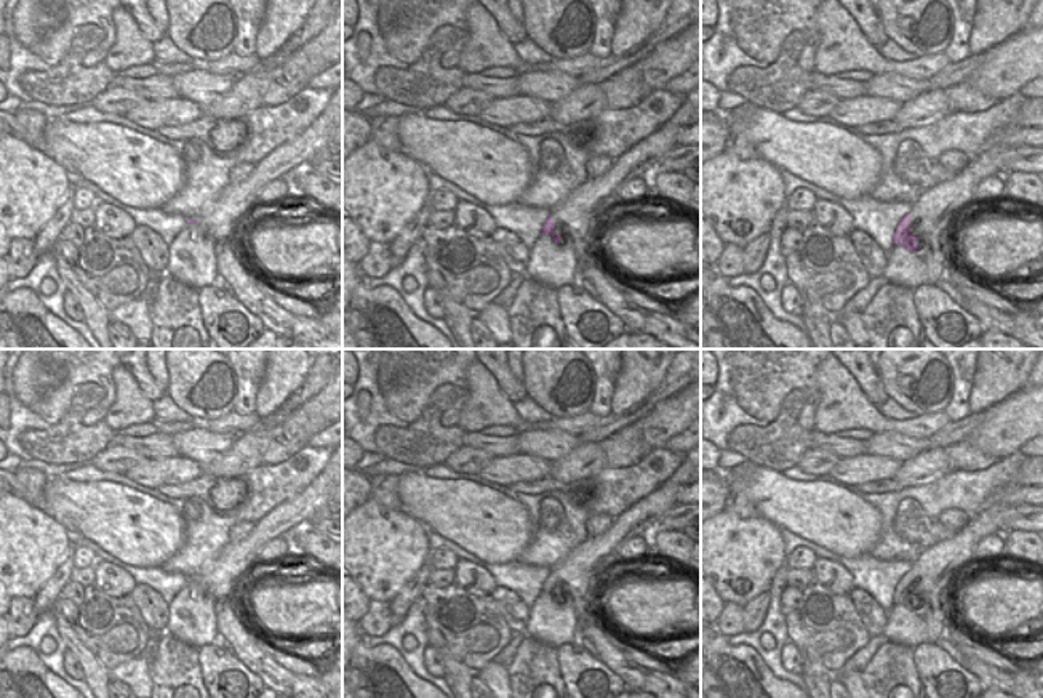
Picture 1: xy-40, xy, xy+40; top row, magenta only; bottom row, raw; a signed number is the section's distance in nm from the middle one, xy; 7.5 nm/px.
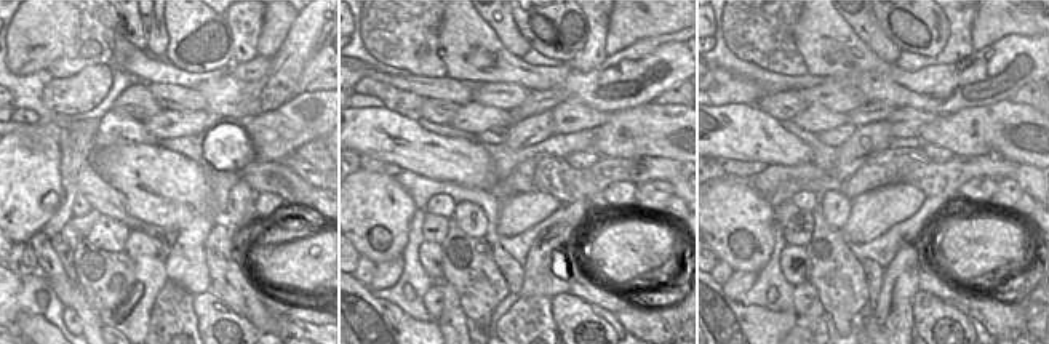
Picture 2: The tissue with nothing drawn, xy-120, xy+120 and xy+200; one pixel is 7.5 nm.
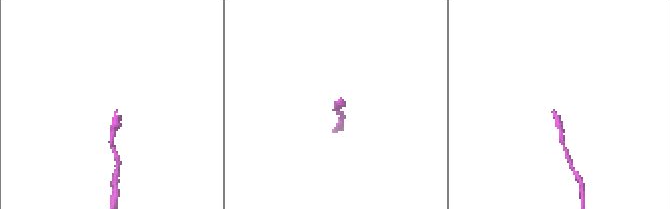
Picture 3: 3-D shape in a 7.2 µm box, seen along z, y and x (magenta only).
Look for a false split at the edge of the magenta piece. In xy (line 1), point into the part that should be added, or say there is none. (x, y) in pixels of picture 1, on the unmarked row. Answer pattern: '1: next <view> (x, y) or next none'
1: next xy (576, 575)

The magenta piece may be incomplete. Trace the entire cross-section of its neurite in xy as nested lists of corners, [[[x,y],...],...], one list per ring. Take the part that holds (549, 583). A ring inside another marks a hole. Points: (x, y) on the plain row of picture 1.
[[[701,442],[685,455],[680,467],[659,488],[613,519],[606,533],[587,538],[573,548],[552,568],[542,584],[542,592],[552,594],[555,602],[563,602],[563,596],[568,594],[581,624],[589,615],[590,592],[597,580],[619,562],[619,548],[633,536],[659,528],[659,519],[677,504],[678,490],[693,482],[693,474],[699,466]]]

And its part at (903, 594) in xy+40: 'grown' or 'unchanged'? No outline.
grown

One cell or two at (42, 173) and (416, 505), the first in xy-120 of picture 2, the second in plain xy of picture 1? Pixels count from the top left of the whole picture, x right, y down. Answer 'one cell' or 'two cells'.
two cells

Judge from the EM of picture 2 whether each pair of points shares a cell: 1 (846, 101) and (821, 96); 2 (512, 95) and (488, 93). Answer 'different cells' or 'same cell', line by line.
1: same cell
2: same cell

